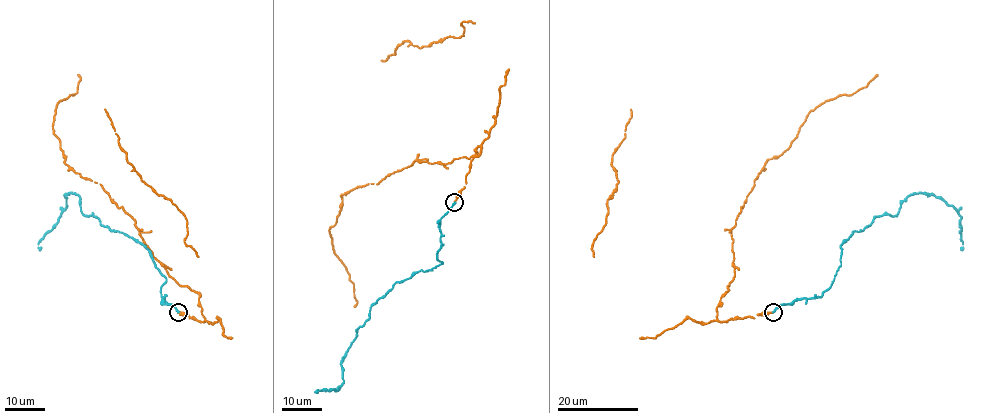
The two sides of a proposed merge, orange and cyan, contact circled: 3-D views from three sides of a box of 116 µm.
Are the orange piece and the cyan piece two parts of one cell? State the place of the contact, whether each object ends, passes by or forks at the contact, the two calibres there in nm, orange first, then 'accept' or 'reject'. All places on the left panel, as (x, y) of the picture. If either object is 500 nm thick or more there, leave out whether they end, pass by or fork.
place (178, 312); orange ends; cyan ends; calibres 200 and 220 nm; accept

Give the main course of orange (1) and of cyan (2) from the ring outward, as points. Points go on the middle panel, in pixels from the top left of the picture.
1: (455, 202), (480, 146), (450, 163), (416, 160), (342, 194), (329, 228), (353, 286), (353, 306)
2: (454, 202), (440, 219), (442, 264), (397, 282), (372, 306), (340, 364), (343, 382), (336, 390), (317, 390)

